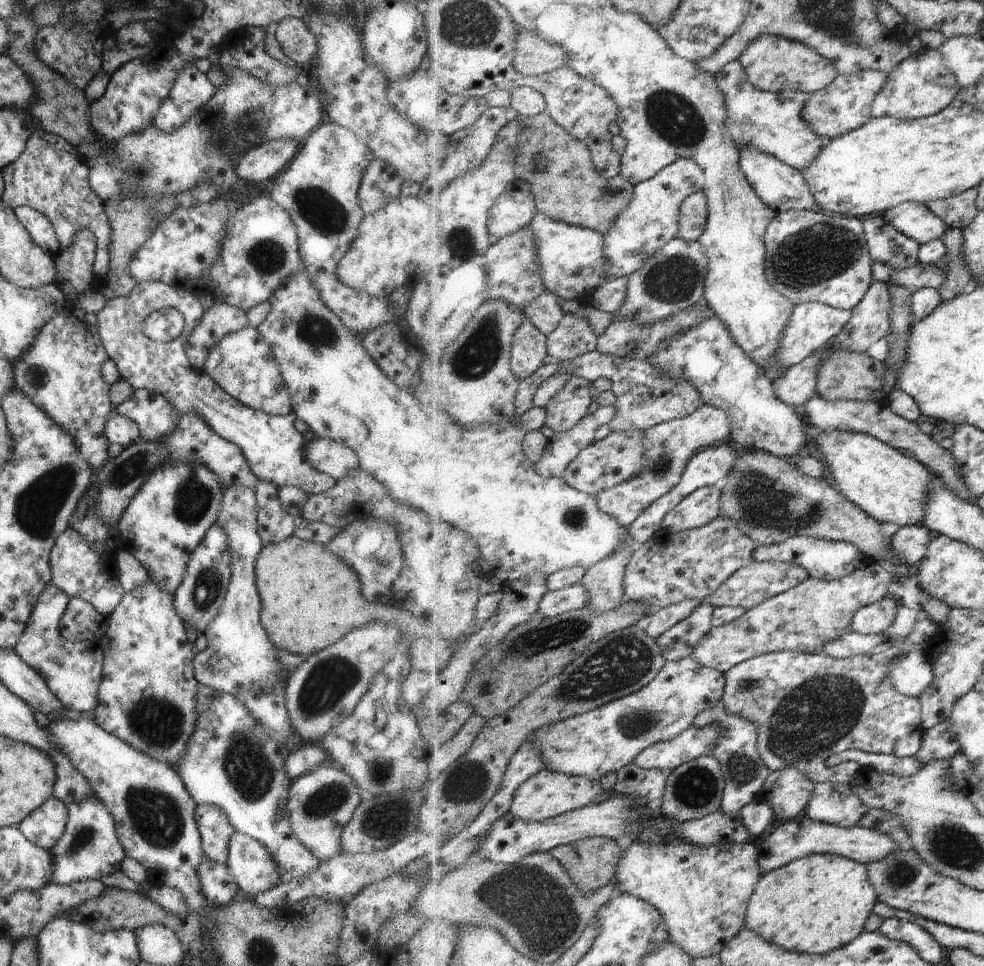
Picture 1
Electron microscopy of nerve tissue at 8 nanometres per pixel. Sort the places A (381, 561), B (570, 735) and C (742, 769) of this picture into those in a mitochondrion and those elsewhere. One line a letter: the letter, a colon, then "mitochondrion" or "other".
A: mitochondrion
B: other
C: mitochondrion

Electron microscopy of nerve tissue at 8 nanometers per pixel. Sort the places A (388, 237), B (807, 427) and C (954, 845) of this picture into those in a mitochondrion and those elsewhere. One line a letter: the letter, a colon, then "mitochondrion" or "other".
A: other
B: other
C: mitochondrion

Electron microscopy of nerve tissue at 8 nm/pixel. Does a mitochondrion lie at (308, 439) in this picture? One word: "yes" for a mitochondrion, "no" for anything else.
no

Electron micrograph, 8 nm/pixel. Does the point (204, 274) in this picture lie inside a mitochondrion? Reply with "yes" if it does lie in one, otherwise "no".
no

